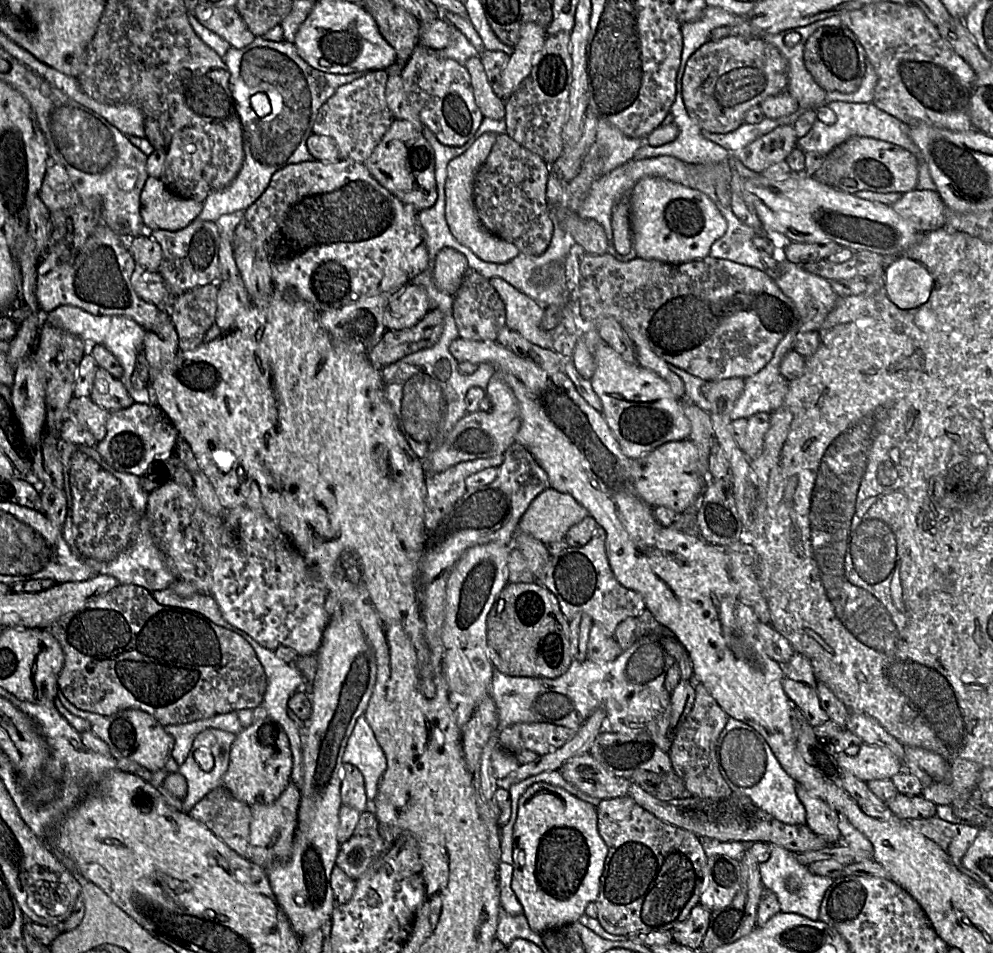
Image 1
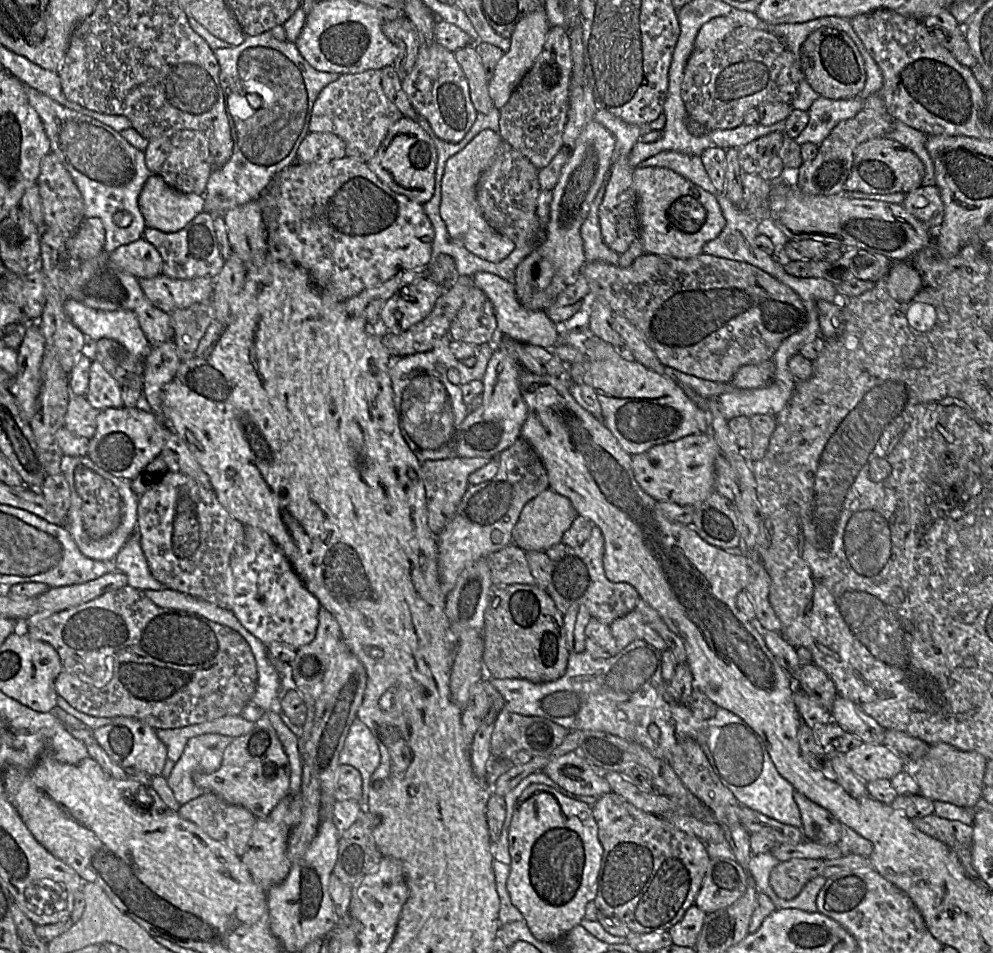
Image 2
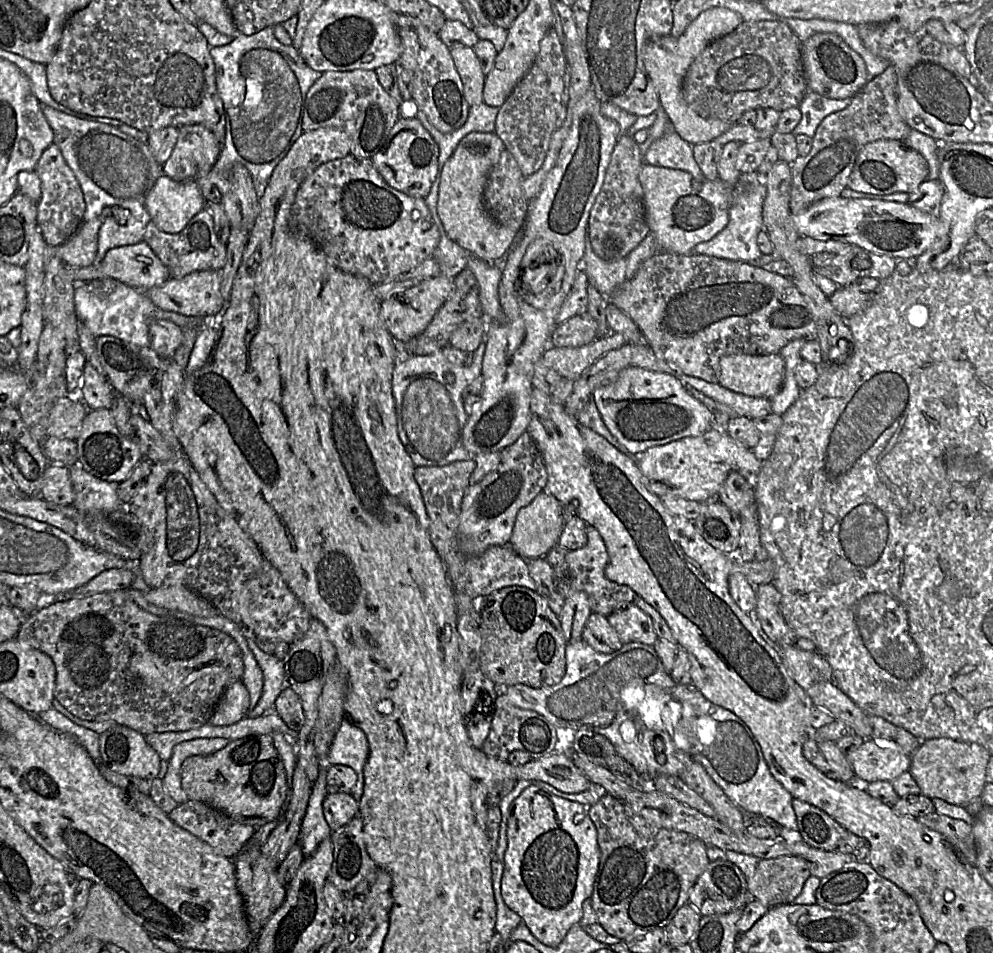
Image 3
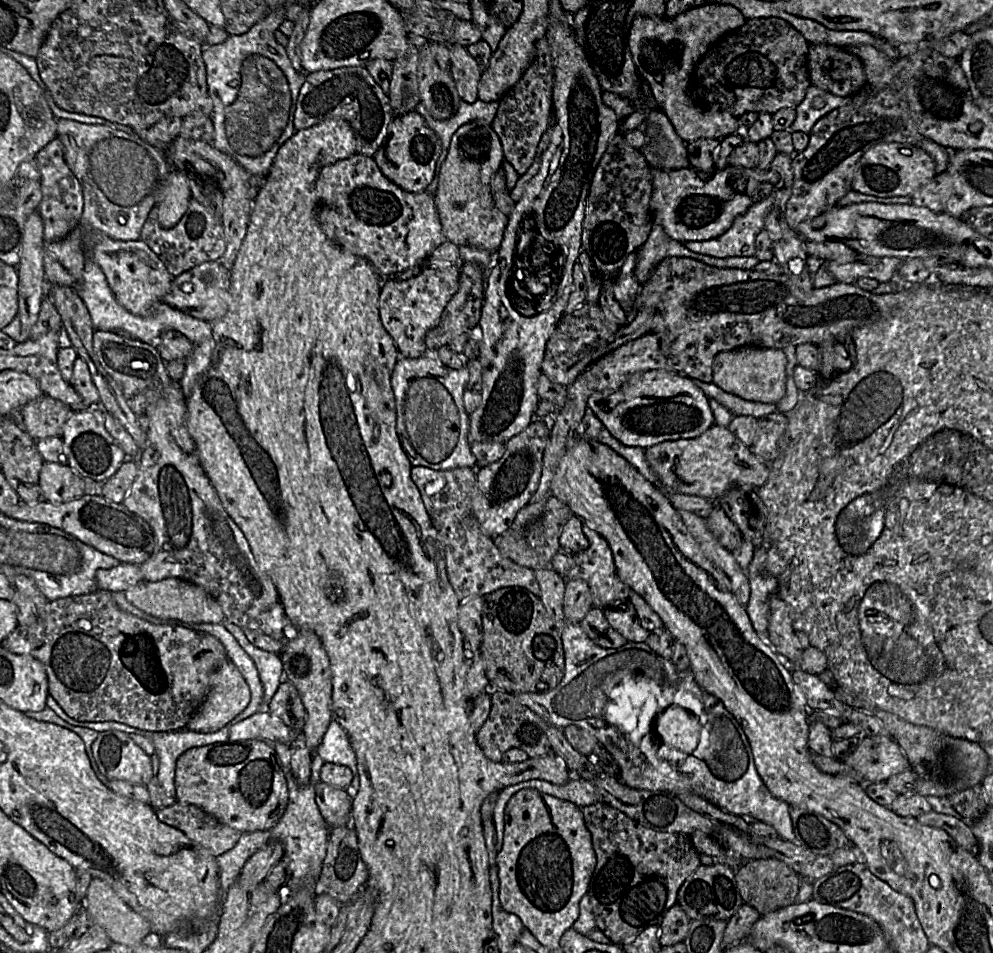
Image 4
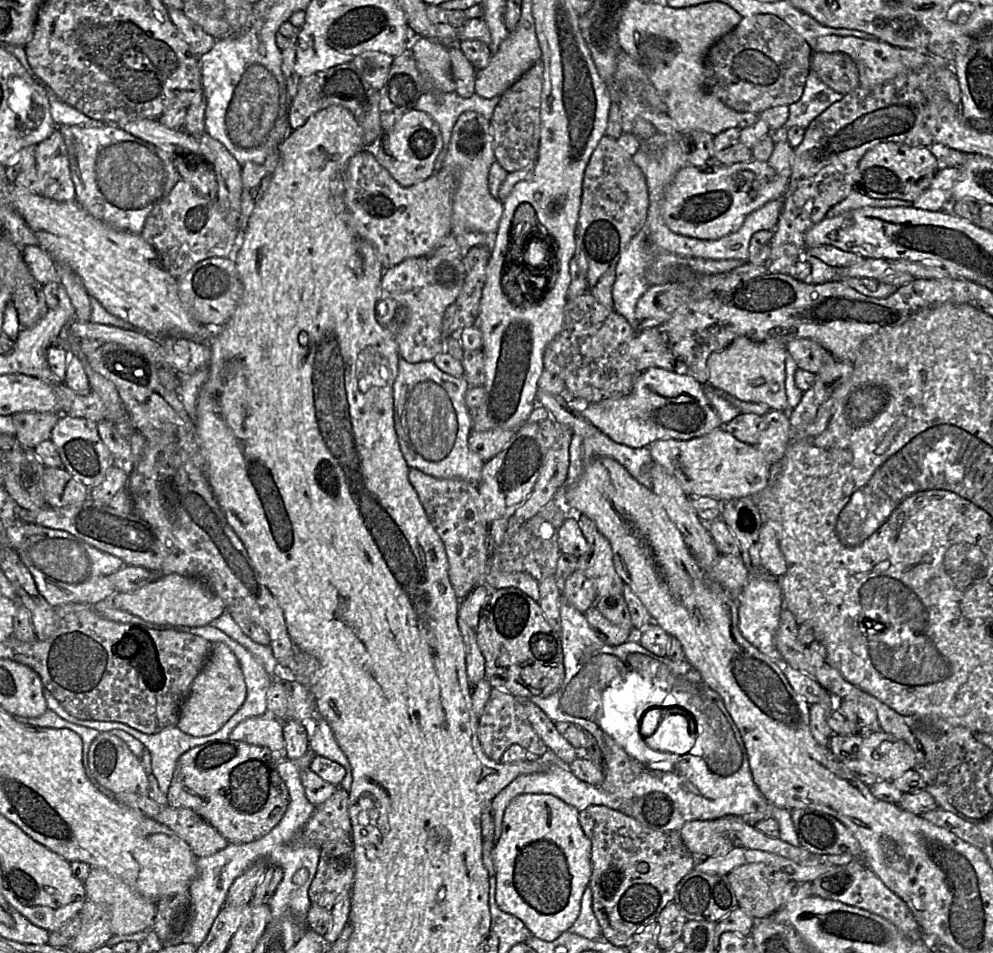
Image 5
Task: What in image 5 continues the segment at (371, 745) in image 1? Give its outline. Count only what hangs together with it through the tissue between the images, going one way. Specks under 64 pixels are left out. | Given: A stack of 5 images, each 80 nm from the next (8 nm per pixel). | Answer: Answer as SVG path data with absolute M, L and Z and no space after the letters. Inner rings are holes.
M318 715L306 721L305 728L309 746L316 755L339 763L346 771L352 771L350 762L339 747L328 723L319 718Z

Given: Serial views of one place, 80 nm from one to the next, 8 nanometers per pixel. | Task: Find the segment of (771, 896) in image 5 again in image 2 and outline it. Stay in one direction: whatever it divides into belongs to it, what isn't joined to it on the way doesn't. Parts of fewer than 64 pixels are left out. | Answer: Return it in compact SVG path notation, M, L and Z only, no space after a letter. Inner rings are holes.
M796 858L779 862L770 873L771 888L779 898L795 898L808 881L821 876L824 860L828 859Z

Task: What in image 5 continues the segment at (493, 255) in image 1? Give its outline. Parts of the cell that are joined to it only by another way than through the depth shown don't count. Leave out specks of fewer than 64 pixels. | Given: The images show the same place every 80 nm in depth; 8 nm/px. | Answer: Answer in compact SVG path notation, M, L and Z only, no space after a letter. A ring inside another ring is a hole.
M474 111L463 112L455 123L442 167L454 167L459 170L459 184L453 197L452 227L459 227L485 234L495 234L503 213L503 203L494 198L488 187L488 174L495 162L494 138L490 133L490 121Z

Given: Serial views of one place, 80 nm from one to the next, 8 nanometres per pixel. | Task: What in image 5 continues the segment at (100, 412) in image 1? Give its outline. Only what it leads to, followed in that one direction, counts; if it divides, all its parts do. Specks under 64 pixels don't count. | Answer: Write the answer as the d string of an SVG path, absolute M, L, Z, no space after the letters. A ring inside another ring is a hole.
M21 412L12 415L15 437L25 447L34 449L51 438L52 430L61 417L56 412Z

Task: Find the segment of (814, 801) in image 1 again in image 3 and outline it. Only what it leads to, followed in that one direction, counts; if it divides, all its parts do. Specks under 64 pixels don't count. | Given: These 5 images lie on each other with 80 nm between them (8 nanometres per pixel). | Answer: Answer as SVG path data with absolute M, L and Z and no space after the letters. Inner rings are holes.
M792 799L800 840L808 846L837 851L846 830L823 810L799 799Z

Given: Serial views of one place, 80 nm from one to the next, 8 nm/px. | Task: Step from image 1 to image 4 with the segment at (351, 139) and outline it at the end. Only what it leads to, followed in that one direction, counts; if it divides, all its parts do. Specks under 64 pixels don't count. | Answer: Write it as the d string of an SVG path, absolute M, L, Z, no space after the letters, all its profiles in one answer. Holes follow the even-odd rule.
M352 66L307 74L299 92L293 123L298 131L330 119L342 119L353 130L356 153L372 157L383 143L393 118L387 94L364 67Z

